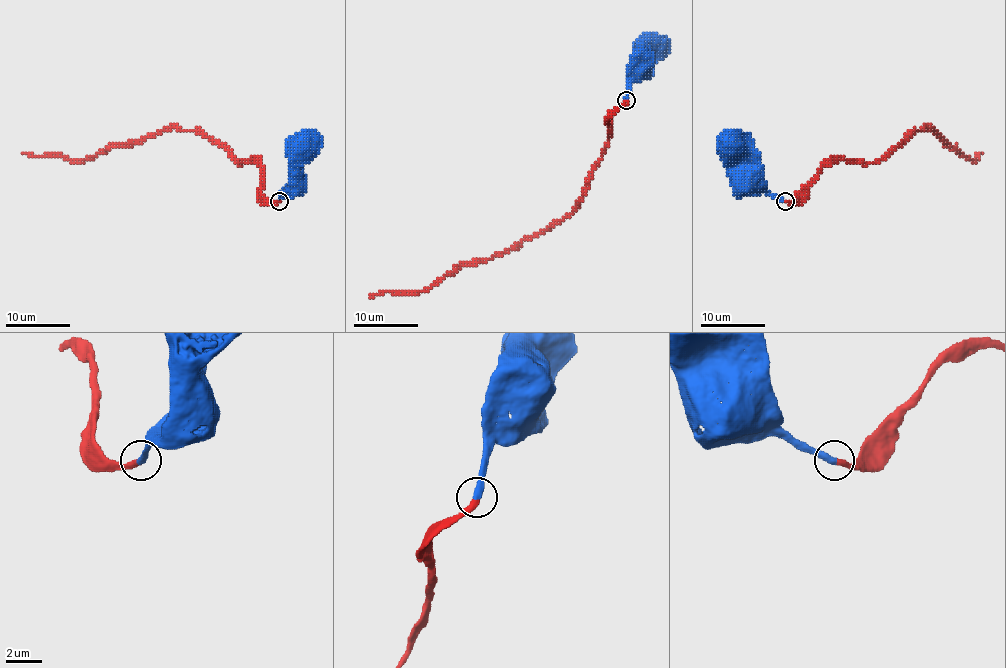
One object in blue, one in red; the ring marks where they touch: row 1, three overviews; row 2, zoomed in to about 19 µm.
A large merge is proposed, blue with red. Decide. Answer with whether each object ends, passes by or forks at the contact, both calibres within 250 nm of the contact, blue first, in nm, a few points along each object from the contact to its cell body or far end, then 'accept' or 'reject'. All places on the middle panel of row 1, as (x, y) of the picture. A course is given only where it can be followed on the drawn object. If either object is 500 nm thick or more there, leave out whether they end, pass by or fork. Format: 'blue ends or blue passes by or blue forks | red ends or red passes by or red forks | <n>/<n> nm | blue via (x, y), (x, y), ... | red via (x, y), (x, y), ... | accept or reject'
blue ends | red ends | 400/340 nm | blue via (626, 100), (628, 86), (647, 69), (647, 52), (654, 37) | red via (626, 102), (609, 113), (602, 156), (569, 214), (490, 258), (461, 263), (424, 290), (369, 297) | accept

